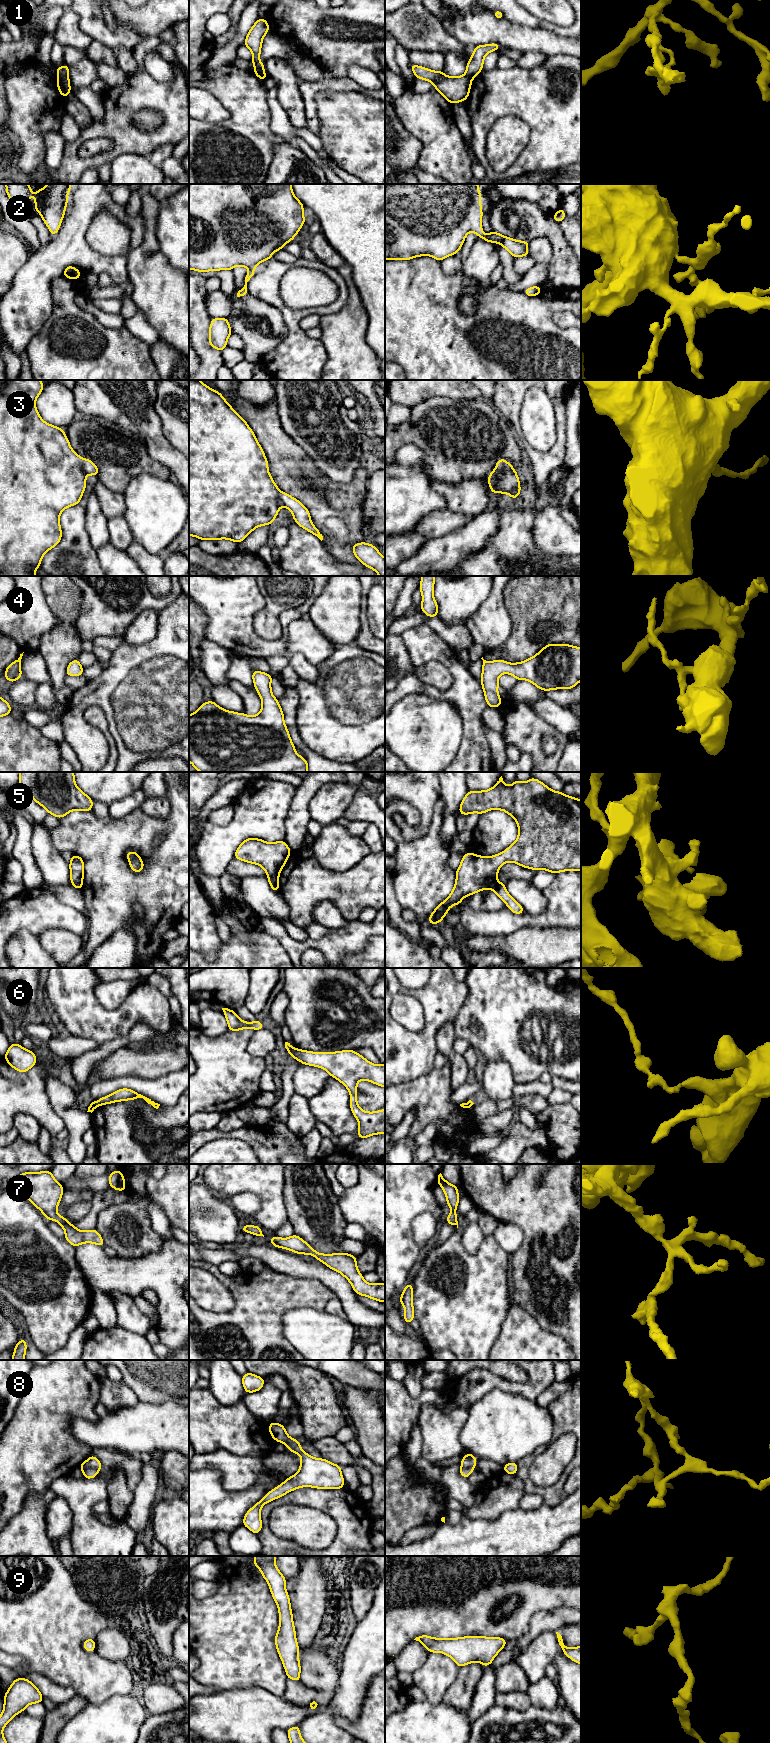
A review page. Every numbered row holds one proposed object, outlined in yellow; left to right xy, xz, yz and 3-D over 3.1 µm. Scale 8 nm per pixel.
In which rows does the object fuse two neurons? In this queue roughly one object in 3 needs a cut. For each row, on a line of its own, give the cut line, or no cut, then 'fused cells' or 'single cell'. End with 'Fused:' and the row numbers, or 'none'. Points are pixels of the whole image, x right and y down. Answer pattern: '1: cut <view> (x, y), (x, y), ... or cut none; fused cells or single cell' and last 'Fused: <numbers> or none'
1: cut xy (58, 76), (67, 77); fused cells
2: cut none; single cell
3: cut none; single cell
4: cut none; single cell
5: cut xz (278, 876), (268, 878); fused cells
6: cut xz (293, 1048), (290, 1053); fused cells
7: cut none; single cell
8: cut xy (84, 1462), (98, 1470); fused cells
9: cut none; single cell
Fused: 1, 5, 6, 8

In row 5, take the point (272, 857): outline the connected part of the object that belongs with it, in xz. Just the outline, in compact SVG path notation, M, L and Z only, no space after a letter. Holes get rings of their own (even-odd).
M247 838L237 848L234 858L241 861L260 865L267 873L267 878L279 877L282 868L288 860L291 850L284 840L269 843L258 838Z

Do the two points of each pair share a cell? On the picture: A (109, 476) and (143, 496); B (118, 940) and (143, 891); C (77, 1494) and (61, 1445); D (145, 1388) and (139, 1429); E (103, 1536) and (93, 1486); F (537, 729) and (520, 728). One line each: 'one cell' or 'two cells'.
A: two cells
B: two cells
C: two cells
D: two cells
E: one cell
F: one cell

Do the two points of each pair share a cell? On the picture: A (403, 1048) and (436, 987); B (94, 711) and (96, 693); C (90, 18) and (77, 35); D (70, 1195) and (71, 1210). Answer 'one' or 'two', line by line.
A: one
B: two
C: two
D: two

